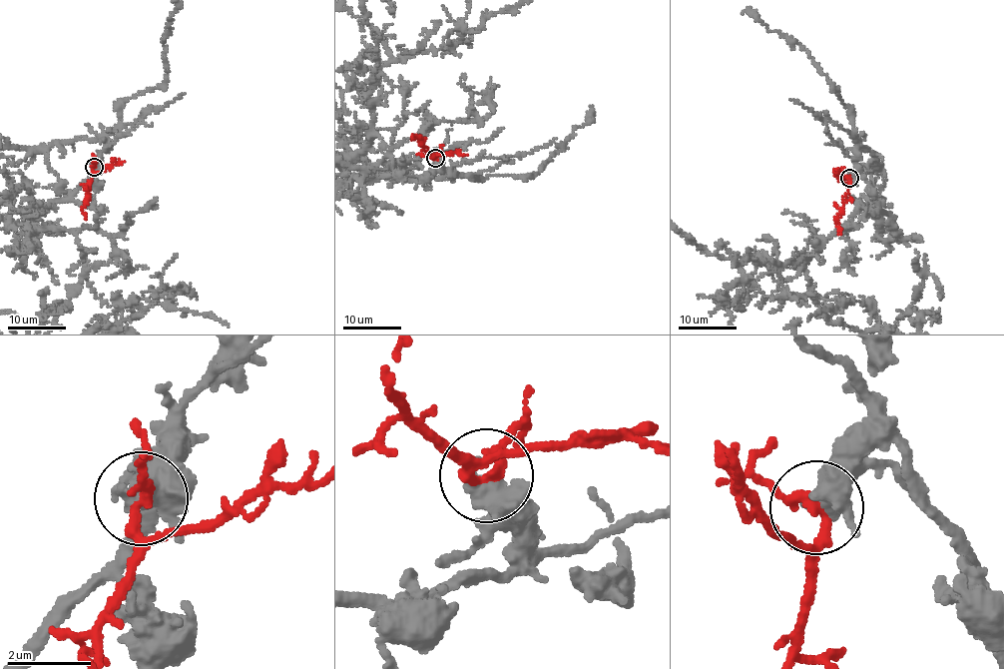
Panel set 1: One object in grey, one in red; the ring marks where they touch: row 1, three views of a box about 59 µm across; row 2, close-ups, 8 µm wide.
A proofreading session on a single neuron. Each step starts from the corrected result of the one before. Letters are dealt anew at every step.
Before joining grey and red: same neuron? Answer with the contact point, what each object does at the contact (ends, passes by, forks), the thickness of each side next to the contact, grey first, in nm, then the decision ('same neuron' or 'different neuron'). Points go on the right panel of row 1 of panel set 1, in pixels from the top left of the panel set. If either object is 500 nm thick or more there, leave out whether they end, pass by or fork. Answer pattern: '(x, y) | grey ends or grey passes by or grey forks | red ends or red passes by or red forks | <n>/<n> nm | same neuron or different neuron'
(849, 178) | grey passes by | red passes by | 480/240 nm | same neuron

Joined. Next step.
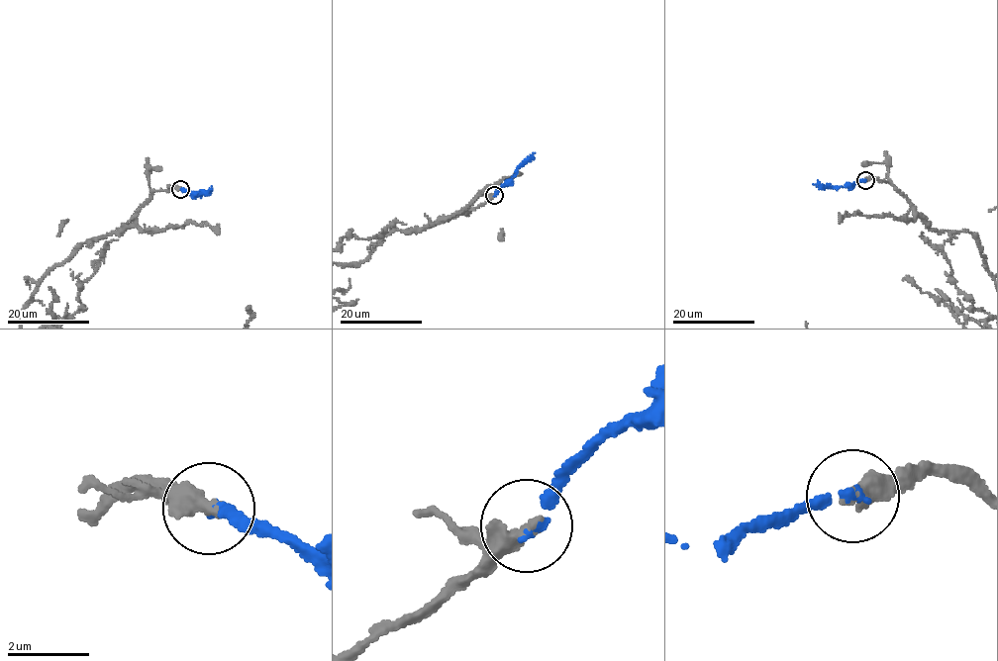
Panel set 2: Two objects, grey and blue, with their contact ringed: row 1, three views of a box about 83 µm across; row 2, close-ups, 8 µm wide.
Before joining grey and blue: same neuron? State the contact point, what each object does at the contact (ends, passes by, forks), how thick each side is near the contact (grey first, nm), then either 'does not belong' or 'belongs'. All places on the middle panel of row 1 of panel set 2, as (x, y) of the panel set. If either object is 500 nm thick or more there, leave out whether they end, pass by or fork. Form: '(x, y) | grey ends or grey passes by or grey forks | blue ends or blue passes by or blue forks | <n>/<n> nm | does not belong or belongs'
(494, 195) | grey ends | blue ends | 440/180 nm | belongs

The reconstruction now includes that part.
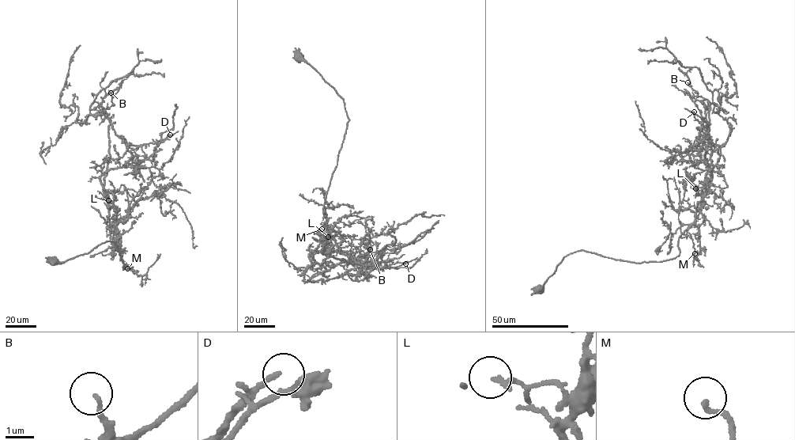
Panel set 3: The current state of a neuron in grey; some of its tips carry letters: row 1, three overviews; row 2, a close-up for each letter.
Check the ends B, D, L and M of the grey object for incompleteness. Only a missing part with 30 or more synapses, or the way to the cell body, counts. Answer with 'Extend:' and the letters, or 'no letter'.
Extend: D

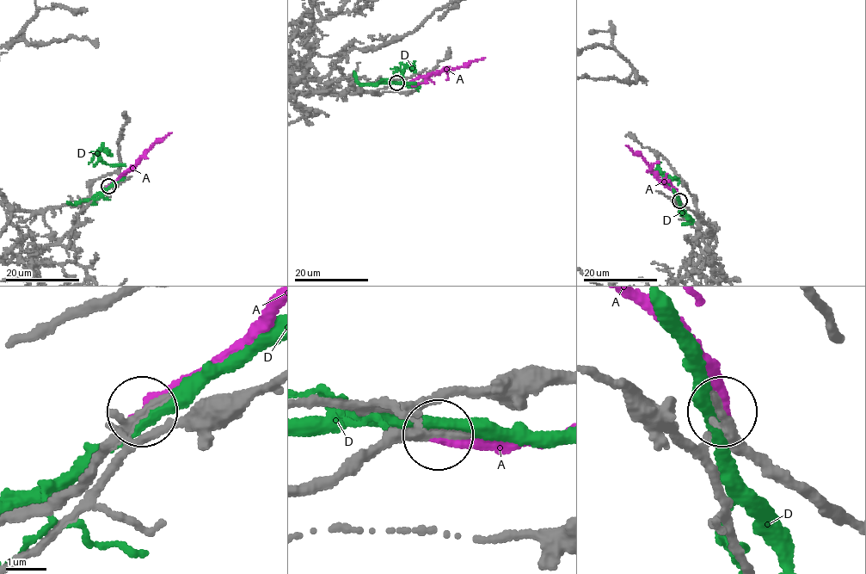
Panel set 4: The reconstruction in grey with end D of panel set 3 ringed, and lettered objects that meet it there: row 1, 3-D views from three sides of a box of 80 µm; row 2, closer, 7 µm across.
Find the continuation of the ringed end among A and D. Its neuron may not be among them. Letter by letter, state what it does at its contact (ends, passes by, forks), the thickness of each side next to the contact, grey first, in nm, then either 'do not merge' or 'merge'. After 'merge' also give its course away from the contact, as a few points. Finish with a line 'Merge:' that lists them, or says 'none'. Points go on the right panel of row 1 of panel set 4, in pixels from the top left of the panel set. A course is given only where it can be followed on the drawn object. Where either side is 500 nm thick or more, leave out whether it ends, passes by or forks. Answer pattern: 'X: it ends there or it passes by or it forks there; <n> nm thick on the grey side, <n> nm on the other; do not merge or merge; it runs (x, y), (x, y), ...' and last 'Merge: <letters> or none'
A: it ends there; 220 nm thick on the grey side, 220 nm on the other; merge; it runs (679, 200), (653, 173), (641, 156), (625, 145)
D: it passes by; 240 nm thick on the grey side, 360 nm on the other; do not merge
Merge: A

